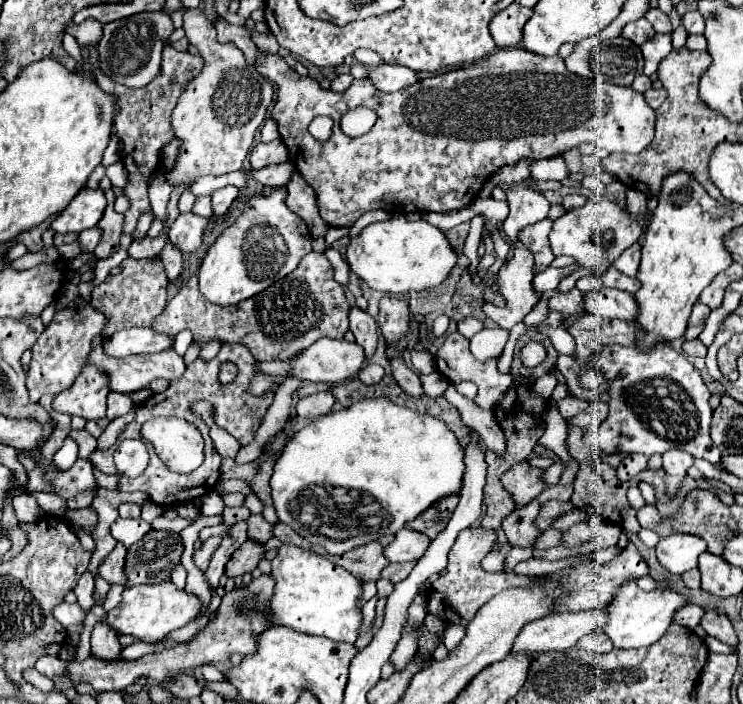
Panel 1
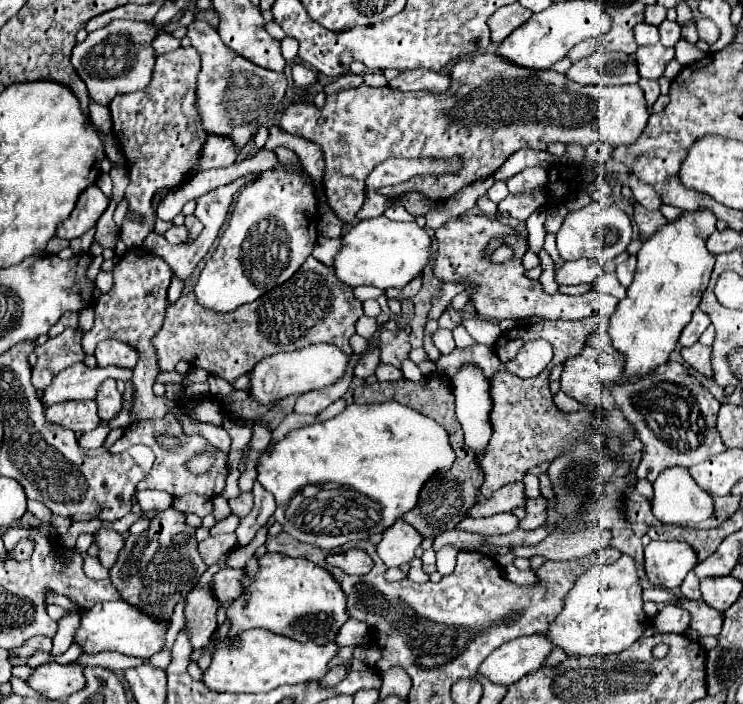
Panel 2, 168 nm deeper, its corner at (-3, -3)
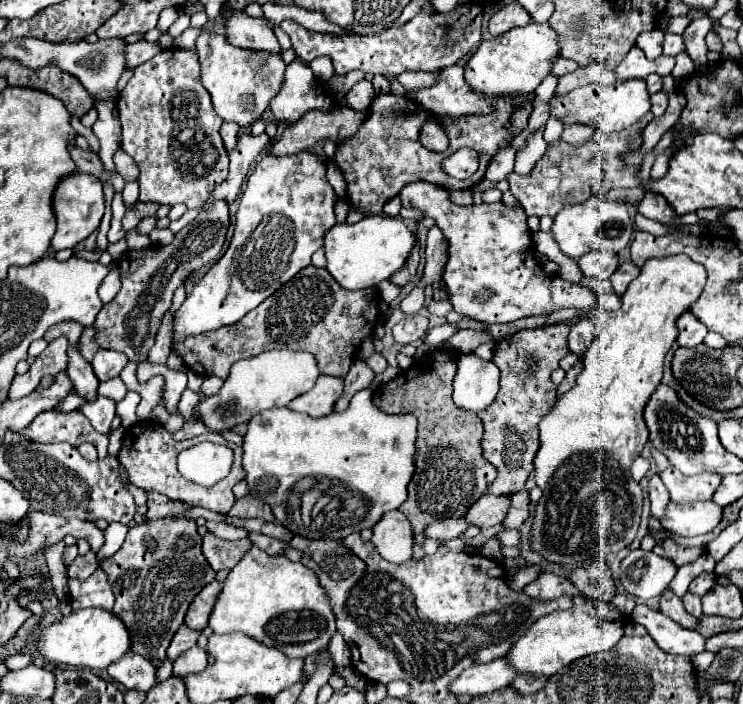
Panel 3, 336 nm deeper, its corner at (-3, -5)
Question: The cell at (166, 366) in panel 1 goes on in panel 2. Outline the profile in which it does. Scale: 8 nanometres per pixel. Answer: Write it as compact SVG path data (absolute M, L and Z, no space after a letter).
M84 362L74 364L66 370L62 370L58 376L54 376L52 384L44 390L42 402L46 406L62 402L62 400L86 400L96 398L100 386L104 380L114 378L116 382L128 382L132 380L134 370L120 368L120 366L96 366L90 368Z

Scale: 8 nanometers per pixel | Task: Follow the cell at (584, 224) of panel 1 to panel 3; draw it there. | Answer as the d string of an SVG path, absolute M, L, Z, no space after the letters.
M592 196L582 204L564 206L554 216L552 236L558 242L560 250L574 260L578 260L580 256L584 256L592 250L620 252L622 248L628 246L628 242L632 238L632 220L626 210L626 204L618 204L616 200L602 200L598 196Z

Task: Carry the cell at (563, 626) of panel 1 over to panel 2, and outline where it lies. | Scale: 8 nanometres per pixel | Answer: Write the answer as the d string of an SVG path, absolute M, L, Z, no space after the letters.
M544 634L520 636L496 648L480 664L480 674L484 674L494 684L510 686L518 678L542 668L552 650L554 644Z

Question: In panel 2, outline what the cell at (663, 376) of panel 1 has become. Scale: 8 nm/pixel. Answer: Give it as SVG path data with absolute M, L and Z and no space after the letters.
M594 331L588 337L582 354L564 362L560 384L562 392L570 394L586 406L620 410L624 418L636 428L636 438L640 438L644 444L642 460L636 470L638 478L648 478L654 482L664 468L692 466L726 450L716 432L716 414L720 402L698 382L694 374L688 372L684 364L668 360L636 382L618 384L624 372L624 360L624 354L612 348L608 335Z

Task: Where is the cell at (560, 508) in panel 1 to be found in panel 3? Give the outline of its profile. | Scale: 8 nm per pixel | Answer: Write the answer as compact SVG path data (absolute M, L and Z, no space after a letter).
M520 490L520 492L510 494L508 498L510 498L510 508L508 508L508 514L502 524L506 528L520 528L522 522L528 518L528 504L530 504L528 492Z

